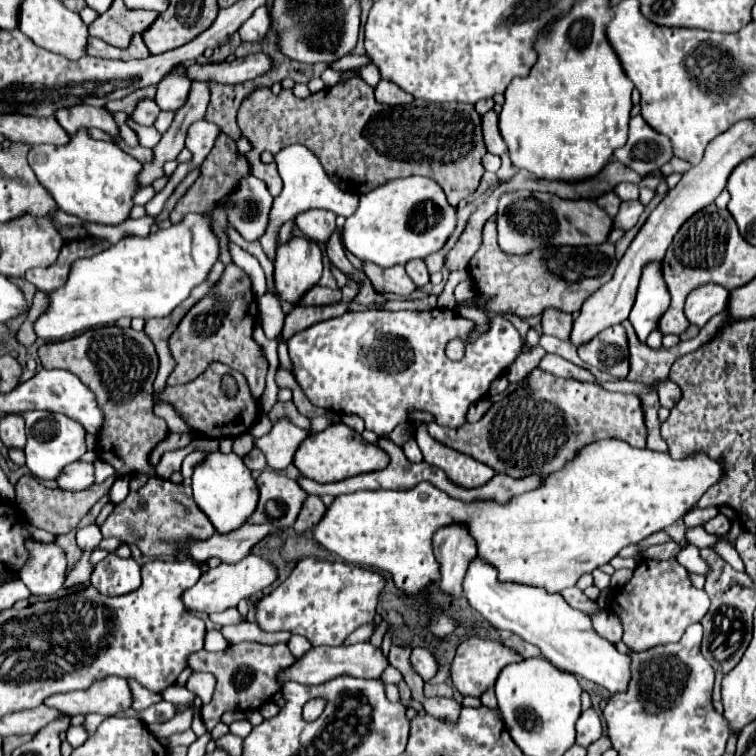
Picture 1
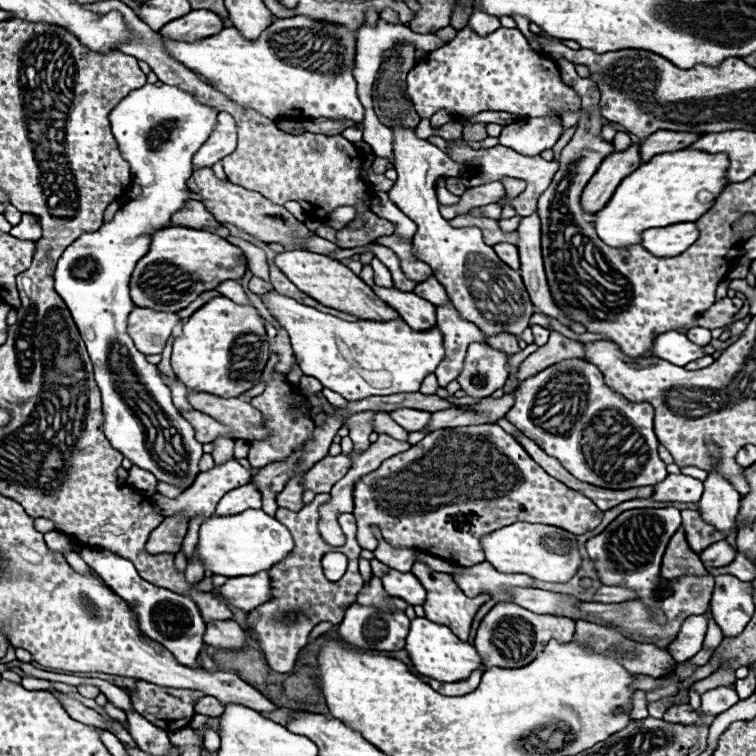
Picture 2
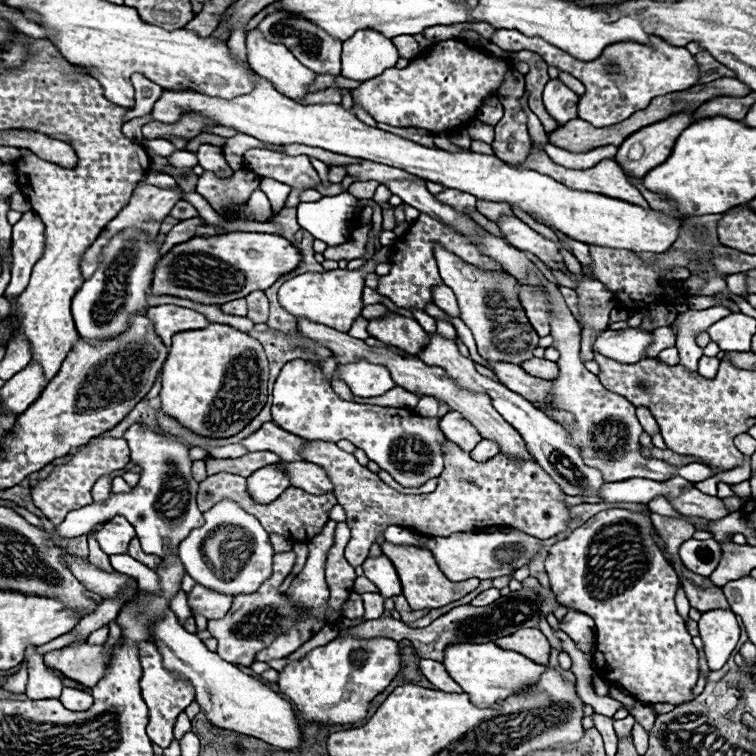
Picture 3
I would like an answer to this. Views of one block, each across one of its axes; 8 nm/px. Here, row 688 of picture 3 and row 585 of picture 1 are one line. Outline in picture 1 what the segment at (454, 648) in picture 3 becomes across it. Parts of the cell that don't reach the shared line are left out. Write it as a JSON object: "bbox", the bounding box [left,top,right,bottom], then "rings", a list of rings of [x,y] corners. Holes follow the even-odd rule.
{"bbox":[464,558,630,694],"rings":[[[474,558],[466,570],[464,594],[474,610],[478,610],[494,628],[510,630],[524,638],[526,642],[540,648],[556,668],[586,678],[610,694],[626,690],[630,680],[630,656],[620,654],[612,642],[600,638],[590,618],[568,606],[560,594],[552,594],[544,588],[522,586],[514,582],[498,582],[498,574],[484,560]]]}

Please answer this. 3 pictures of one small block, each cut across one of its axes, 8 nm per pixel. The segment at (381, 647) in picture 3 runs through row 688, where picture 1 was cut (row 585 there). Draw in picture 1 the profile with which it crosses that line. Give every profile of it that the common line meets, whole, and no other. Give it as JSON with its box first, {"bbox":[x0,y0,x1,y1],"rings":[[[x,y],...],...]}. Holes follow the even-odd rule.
{"bbox":[256,558,384,646],"rings":[[[302,558],[288,580],[258,600],[256,624],[264,632],[286,630],[300,634],[308,638],[312,646],[340,646],[348,634],[374,620],[382,588],[384,578],[374,570],[344,562]]]}

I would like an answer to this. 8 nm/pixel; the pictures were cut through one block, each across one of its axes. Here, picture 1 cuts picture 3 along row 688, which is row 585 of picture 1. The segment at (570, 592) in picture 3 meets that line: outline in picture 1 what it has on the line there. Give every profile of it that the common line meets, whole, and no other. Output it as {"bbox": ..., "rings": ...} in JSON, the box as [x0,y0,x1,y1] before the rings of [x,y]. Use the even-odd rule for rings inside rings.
{"bbox":[612,558,710,652],"rings":[[[674,558],[666,562],[642,560],[634,570],[632,580],[614,596],[612,610],[624,624],[624,644],[636,652],[660,644],[678,642],[686,628],[700,622],[708,612],[710,598],[704,590],[692,586],[688,572]]]}

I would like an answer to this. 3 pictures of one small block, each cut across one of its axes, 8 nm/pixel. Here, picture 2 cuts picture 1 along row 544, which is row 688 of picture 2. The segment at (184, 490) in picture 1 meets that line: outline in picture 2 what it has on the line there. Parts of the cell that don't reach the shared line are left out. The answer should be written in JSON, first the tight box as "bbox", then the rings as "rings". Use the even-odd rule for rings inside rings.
{"bbox":[132,680,204,732],"rings":[[[138,680],[136,690],[132,690],[132,706],[154,726],[166,732],[176,732],[190,724],[194,704],[202,696],[204,694],[198,690],[166,688]]]}

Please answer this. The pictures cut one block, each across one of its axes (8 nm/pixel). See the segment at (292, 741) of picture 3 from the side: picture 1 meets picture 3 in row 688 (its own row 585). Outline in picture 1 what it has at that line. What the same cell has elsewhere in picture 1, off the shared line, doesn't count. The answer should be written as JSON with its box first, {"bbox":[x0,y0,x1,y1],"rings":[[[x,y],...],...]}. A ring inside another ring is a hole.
{"bbox":[184,554,278,612],"rings":[[[248,554],[246,558],[242,558],[236,564],[220,564],[216,568],[210,568],[206,574],[200,576],[200,580],[196,582],[196,586],[192,586],[190,590],[184,592],[184,606],[192,612],[224,612],[226,608],[238,606],[240,600],[248,600],[250,596],[262,592],[264,588],[268,588],[270,584],[274,584],[278,580],[278,568],[274,564],[270,564],[268,560],[256,556],[256,554]]]}

